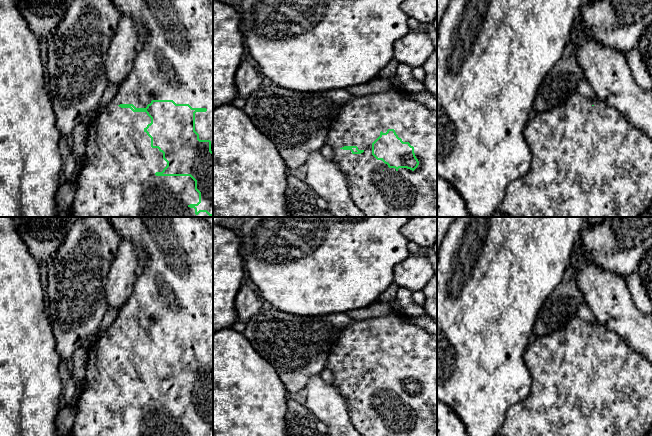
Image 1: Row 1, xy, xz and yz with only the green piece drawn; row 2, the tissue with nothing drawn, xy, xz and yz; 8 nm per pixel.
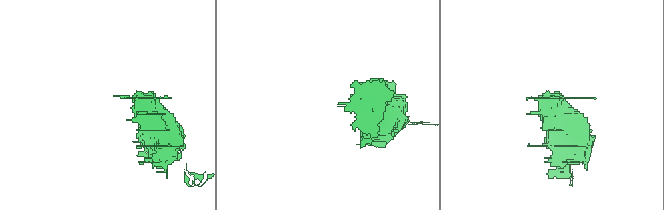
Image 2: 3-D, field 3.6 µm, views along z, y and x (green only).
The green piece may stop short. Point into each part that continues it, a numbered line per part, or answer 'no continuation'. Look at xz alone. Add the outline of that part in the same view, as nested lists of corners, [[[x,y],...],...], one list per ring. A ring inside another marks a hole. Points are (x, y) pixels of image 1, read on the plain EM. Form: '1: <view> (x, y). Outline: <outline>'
1: xz (359, 347). Outline: [[[392,313],[386,316],[381,317],[371,317],[368,319],[363,319],[361,321],[353,321],[349,326],[347,326],[340,334],[337,339],[334,347],[331,349],[331,352],[327,358],[326,368],[330,369],[334,374],[333,385],[338,388],[340,393],[346,399],[348,403],[348,412],[350,421],[355,427],[355,429],[362,436],[437,436],[437,334],[432,334],[426,331],[425,329],[414,324],[410,317],[406,316],[403,313]],[[388,353],[394,353],[399,362],[403,366],[409,366],[411,370],[414,371],[414,377],[416,382],[419,385],[418,391],[412,395],[407,392],[389,392],[382,384],[377,384],[372,379],[372,367],[380,360],[380,356],[386,357]],[[344,370],[357,370],[359,374],[364,376],[361,378],[353,378],[351,374],[343,374]]]

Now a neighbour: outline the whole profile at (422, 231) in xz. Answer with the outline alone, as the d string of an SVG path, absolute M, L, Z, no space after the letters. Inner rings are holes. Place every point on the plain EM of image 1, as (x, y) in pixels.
M412 217L401 233L420 247L432 248L437 241L437 217Z

